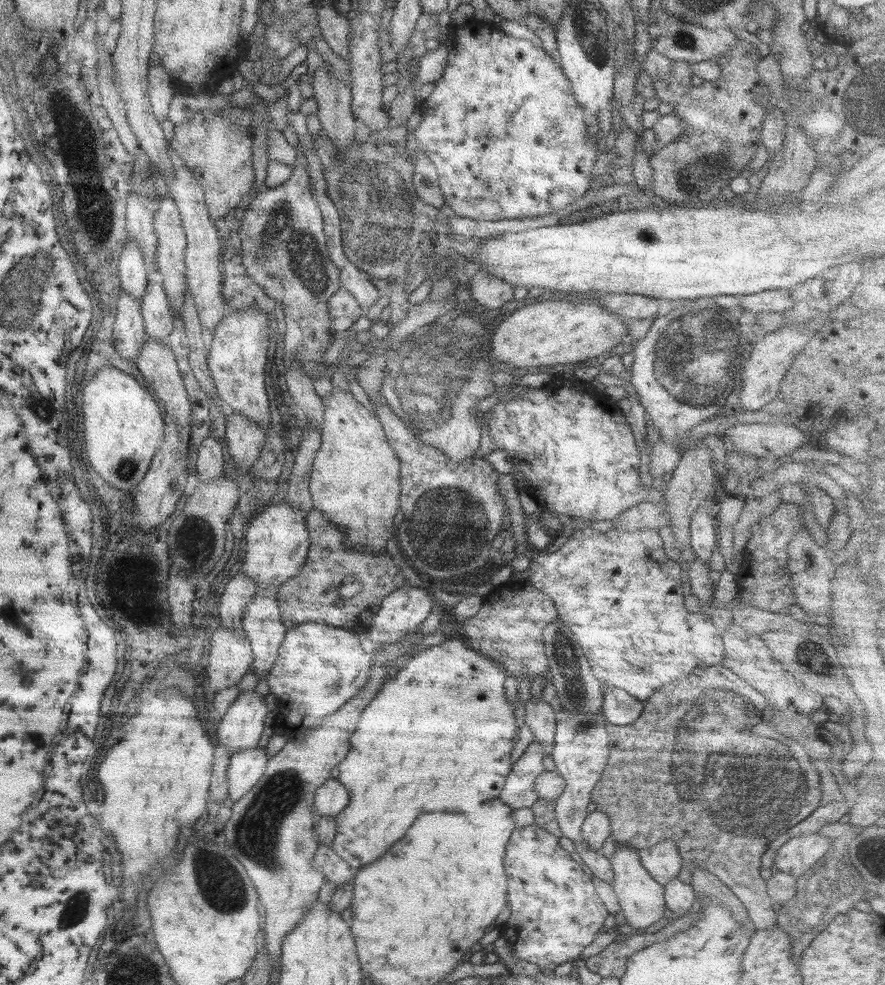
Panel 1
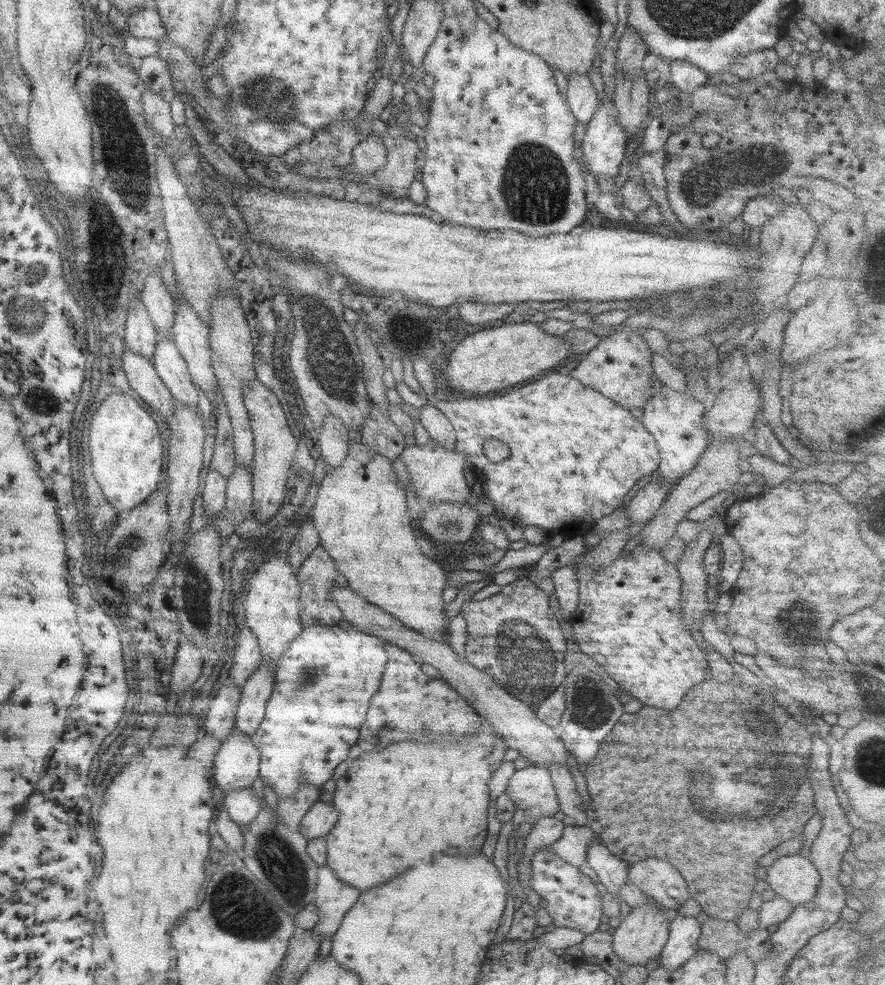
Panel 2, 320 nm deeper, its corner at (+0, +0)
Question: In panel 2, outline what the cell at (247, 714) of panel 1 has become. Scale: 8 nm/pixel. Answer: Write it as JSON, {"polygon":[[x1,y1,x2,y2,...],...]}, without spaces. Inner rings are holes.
{"polygon":[[234,731,220,743,213,758,212,773,209,780,214,790,218,791,222,796,225,796,231,791,250,788,253,780,258,776,258,765,258,752,253,746,249,735]]}

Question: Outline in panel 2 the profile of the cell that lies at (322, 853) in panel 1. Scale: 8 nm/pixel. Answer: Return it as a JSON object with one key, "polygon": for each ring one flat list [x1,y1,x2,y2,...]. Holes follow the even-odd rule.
{"polygon":[[326,865,317,867,316,885,312,903,316,906,317,920,312,934,319,942,331,936,340,925,343,915,359,898,355,888,343,884]]}

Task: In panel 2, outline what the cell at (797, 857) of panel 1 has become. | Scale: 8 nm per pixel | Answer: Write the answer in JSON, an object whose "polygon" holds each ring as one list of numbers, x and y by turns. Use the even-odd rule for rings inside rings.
{"polygon":[[798,854,781,856,765,868,762,887,773,890,793,906,811,902,820,876,808,858]]}

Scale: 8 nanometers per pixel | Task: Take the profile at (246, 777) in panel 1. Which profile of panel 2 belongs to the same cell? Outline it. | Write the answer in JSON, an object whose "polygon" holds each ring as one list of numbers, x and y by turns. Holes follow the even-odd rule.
{"polygon":[[251,788,231,791,222,797,222,802,229,819,239,828,249,825,260,811,260,800]]}

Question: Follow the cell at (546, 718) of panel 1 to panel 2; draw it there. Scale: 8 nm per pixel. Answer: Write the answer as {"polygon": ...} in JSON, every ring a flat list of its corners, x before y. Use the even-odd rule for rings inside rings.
{"polygon":[[547,764,548,774,556,795,558,810,568,816,575,826,585,826,586,813,581,810,581,800,575,791,575,784,567,768,561,764]]}

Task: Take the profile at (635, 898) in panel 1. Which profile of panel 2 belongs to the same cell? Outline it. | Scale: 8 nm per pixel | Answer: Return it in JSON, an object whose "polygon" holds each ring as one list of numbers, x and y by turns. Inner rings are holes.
{"polygon":[[651,900,645,902,643,907,631,909,627,916,619,918,619,925,614,928,611,935,612,951,623,964,645,965,660,954,660,950,668,937,668,922,661,909,651,905]]}

